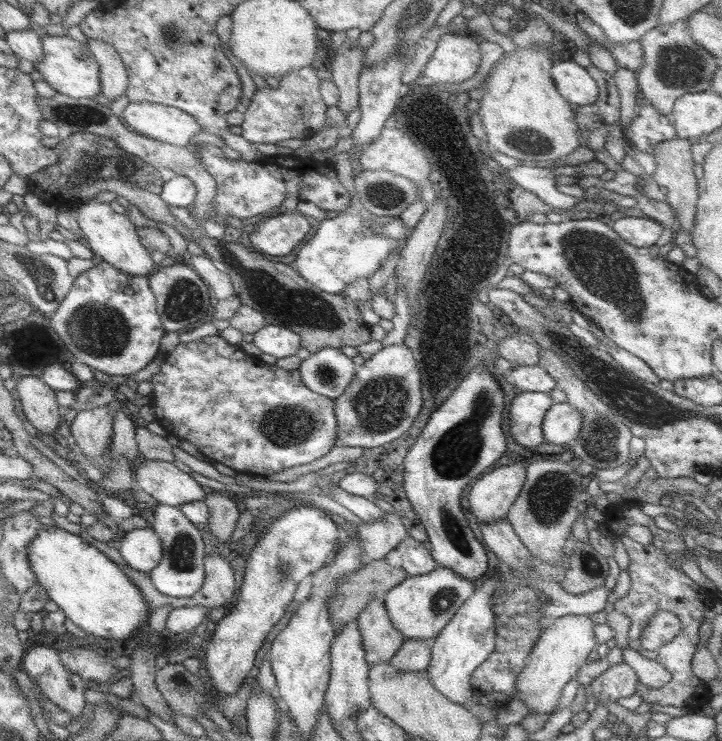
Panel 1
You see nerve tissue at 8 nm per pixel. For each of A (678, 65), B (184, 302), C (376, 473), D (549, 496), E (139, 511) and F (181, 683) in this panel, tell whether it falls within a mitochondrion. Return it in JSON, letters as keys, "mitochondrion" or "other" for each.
{"A":"mitochondrion","B":"mitochondrion","C":"other","D":"mitochondrion","E":"other","F":"mitochondrion"}

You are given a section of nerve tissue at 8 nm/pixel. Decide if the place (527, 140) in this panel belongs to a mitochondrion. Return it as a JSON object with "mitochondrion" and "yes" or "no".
{"mitochondrion":"yes"}

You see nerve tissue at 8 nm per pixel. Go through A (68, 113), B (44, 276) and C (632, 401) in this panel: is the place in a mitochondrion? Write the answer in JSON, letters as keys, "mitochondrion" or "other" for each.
{"A":"mitochondrion","B":"mitochondrion","C":"mitochondrion"}

